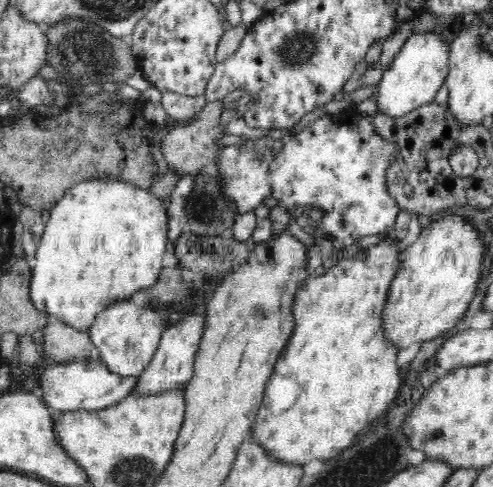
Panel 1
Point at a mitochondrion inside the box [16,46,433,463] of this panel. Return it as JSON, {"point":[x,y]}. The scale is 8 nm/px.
{"point":[206,203]}

